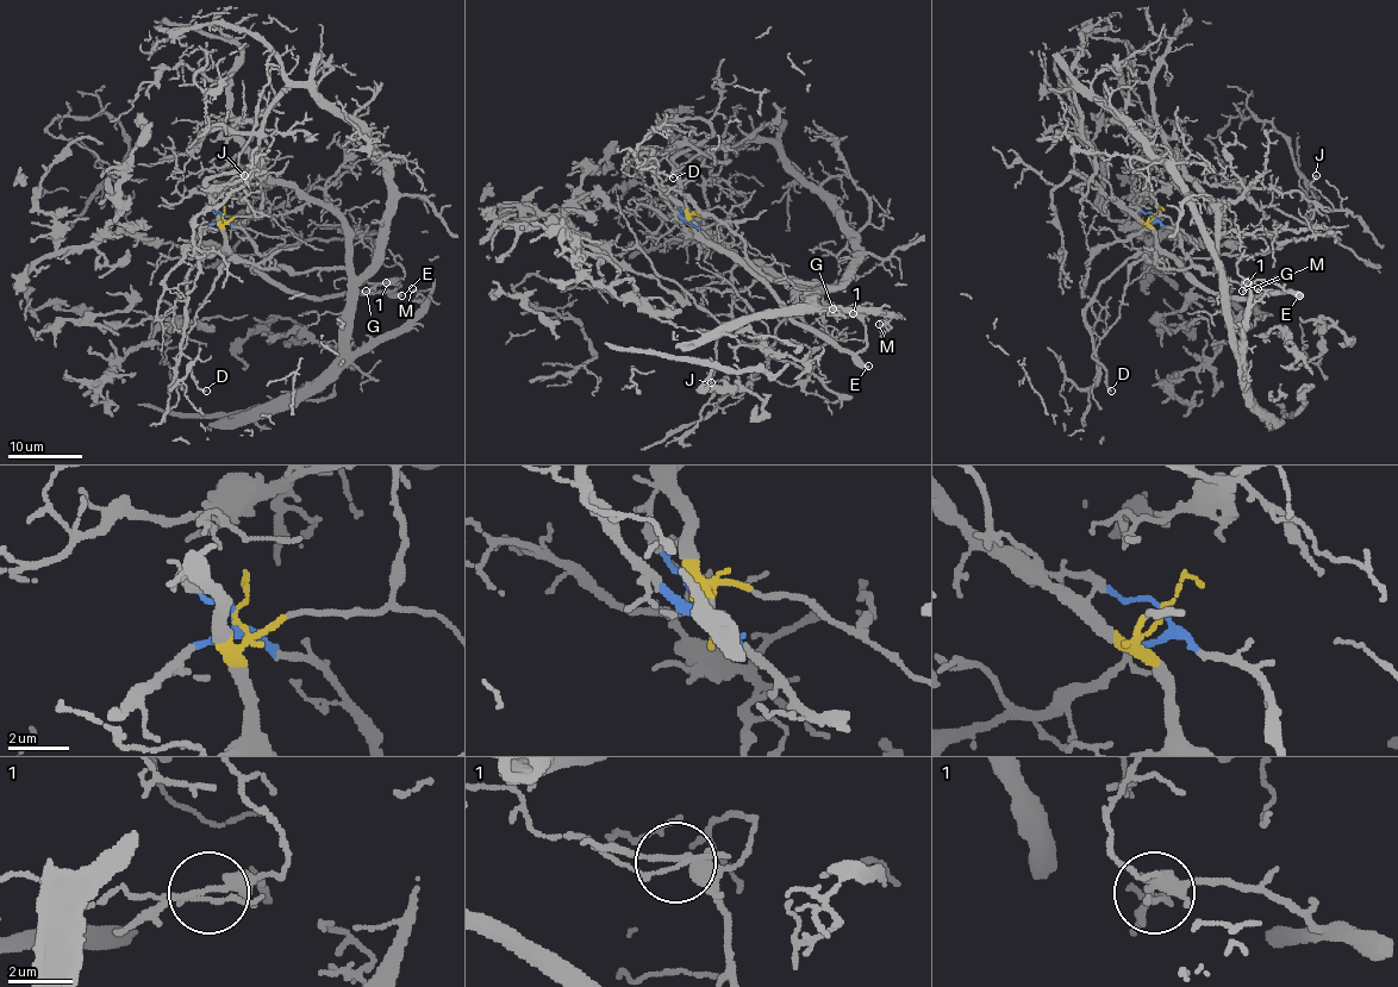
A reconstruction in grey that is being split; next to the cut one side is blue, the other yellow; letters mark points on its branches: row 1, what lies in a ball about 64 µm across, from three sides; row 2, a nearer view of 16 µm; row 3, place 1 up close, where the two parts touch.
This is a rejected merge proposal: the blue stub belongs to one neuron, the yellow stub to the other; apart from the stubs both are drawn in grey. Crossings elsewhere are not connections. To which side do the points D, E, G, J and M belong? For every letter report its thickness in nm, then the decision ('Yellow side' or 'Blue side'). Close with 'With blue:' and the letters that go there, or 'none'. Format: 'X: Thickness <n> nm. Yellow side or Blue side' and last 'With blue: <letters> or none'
D: Thickness 140 nm. Yellow side
E: Thickness 440 nm. Yellow side
G: Thickness 150 nm. Yellow side
J: Thickness 130 nm. Blue side
M: Thickness 140 nm. Blue side
With blue: J, M

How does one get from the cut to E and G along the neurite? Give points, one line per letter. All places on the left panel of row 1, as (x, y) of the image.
E: (222, 216), (223, 243), (238, 258), (295, 295), (403, 295)
G: (222, 216), (223, 243), (295, 295), (391, 292), (399, 285), (374, 285), (364, 292)

